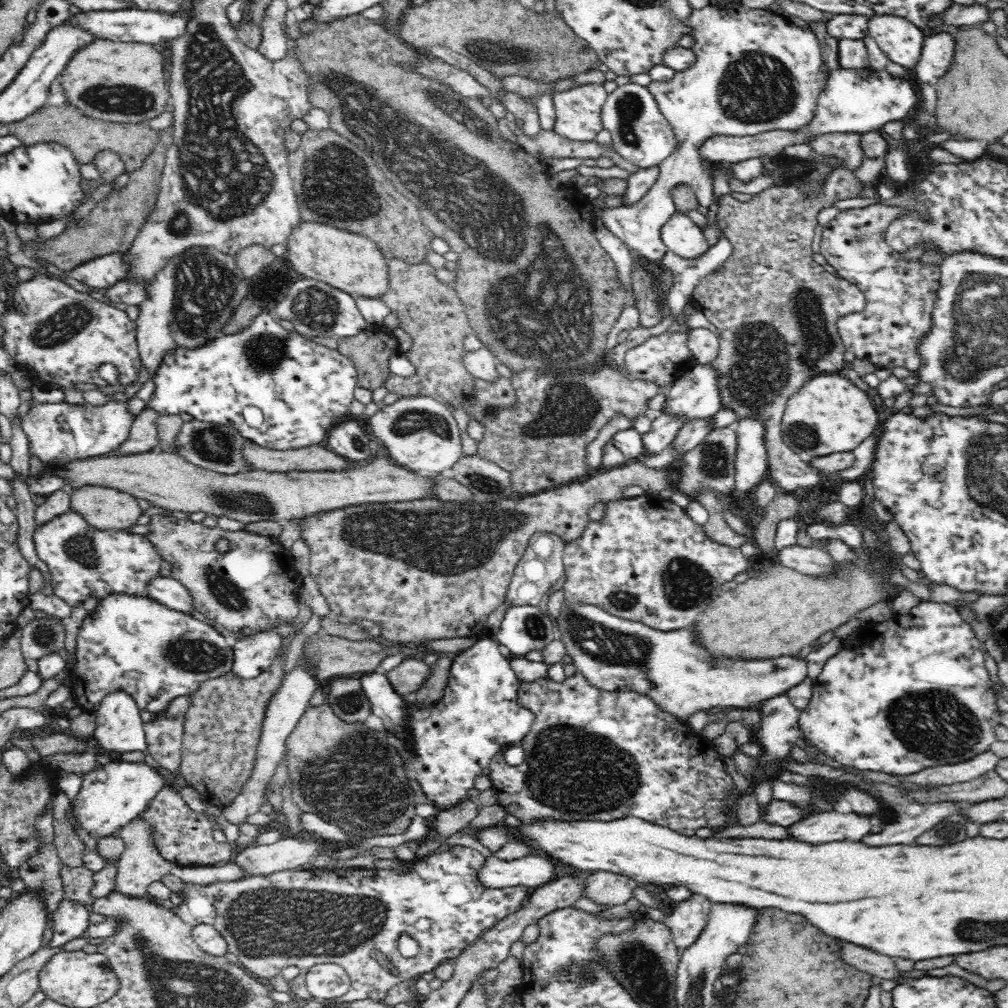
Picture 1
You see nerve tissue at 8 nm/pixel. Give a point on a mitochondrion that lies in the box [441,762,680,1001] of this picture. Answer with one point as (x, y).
(578, 973)

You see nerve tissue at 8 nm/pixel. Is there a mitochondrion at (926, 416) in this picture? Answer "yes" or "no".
no

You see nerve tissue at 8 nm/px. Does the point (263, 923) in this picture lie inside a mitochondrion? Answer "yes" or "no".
yes

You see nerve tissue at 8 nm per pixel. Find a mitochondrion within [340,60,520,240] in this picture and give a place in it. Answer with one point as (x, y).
(456, 110)

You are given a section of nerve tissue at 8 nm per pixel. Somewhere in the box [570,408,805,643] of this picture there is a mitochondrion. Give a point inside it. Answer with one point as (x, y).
(685, 584)

